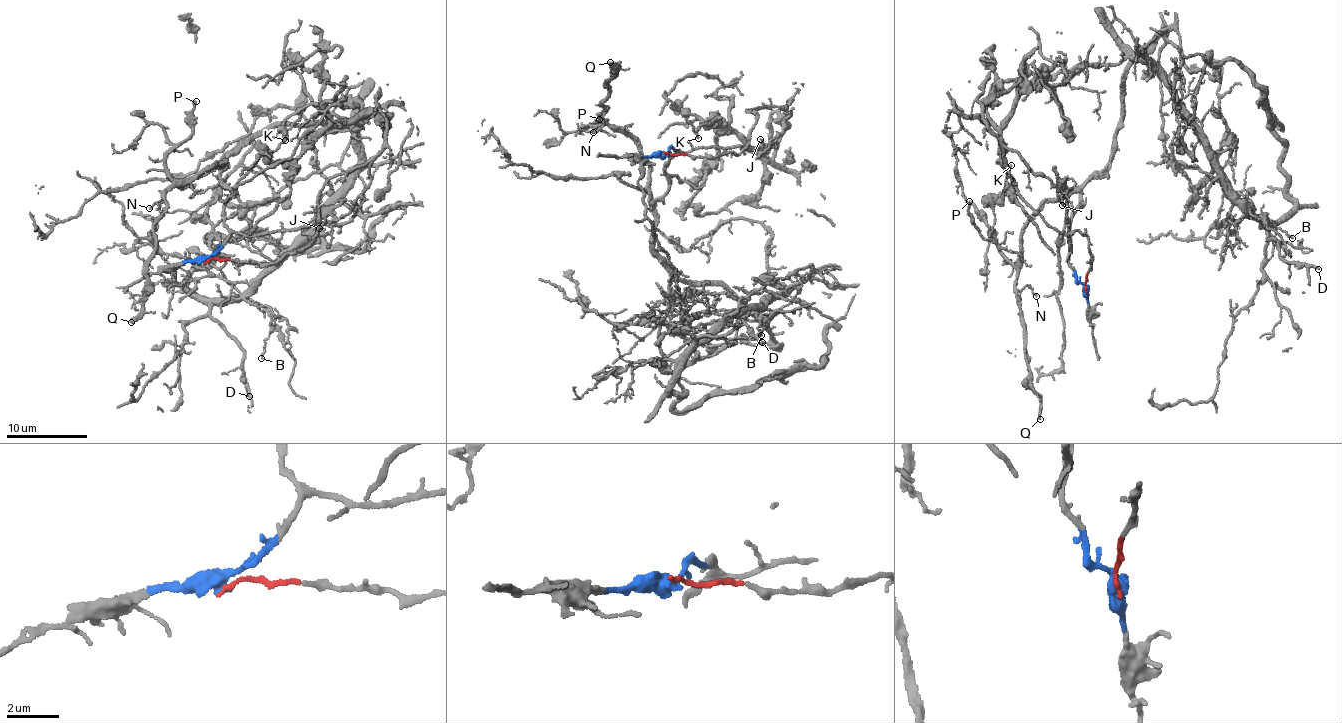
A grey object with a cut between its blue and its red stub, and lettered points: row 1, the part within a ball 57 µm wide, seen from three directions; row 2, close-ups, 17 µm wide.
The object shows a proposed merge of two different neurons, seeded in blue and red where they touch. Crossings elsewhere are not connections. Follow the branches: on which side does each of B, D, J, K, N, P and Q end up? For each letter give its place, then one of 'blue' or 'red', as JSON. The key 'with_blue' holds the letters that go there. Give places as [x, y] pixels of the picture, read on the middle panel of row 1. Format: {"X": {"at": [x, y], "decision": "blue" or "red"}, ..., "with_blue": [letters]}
{"B": {"at": [761, 335], "decision": "blue"}, "D": {"at": [762, 342], "decision": "red"}, "J": {"at": [760, 139], "decision": "blue"}, "K": {"at": [698, 138], "decision": "red"}, "N": {"at": [593, 132], "decision": "blue"}, "P": {"at": [599, 119], "decision": "blue"}, "Q": {"at": [610, 62], "decision": "blue"}, "with_blue": ["B", "J", "N", "P", "Q"]}

